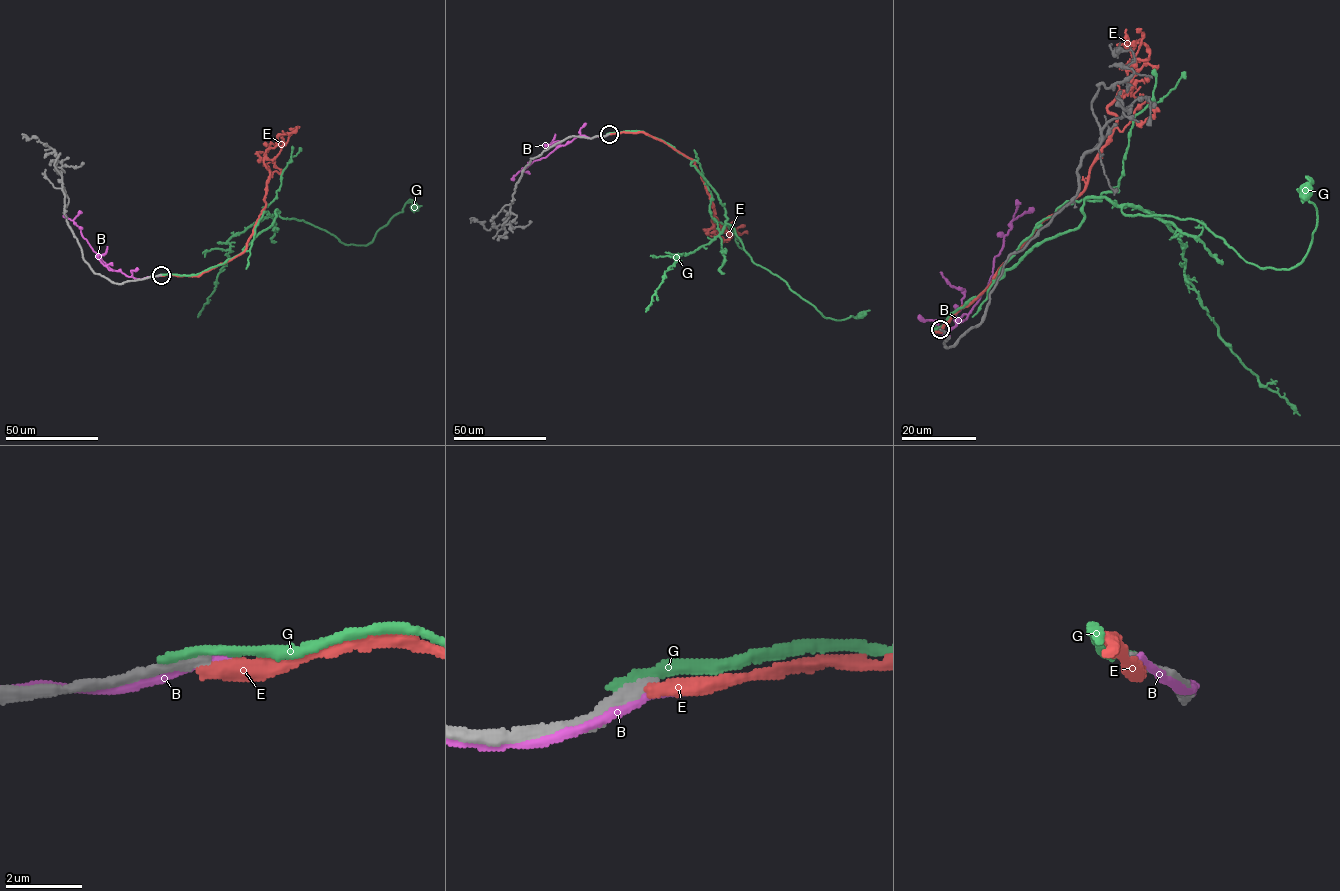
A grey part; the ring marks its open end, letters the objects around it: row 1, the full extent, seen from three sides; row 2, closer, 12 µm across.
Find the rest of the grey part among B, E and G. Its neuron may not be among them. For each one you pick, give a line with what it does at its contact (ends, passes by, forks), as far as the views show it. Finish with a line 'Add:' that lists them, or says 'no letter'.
Add: no letter

